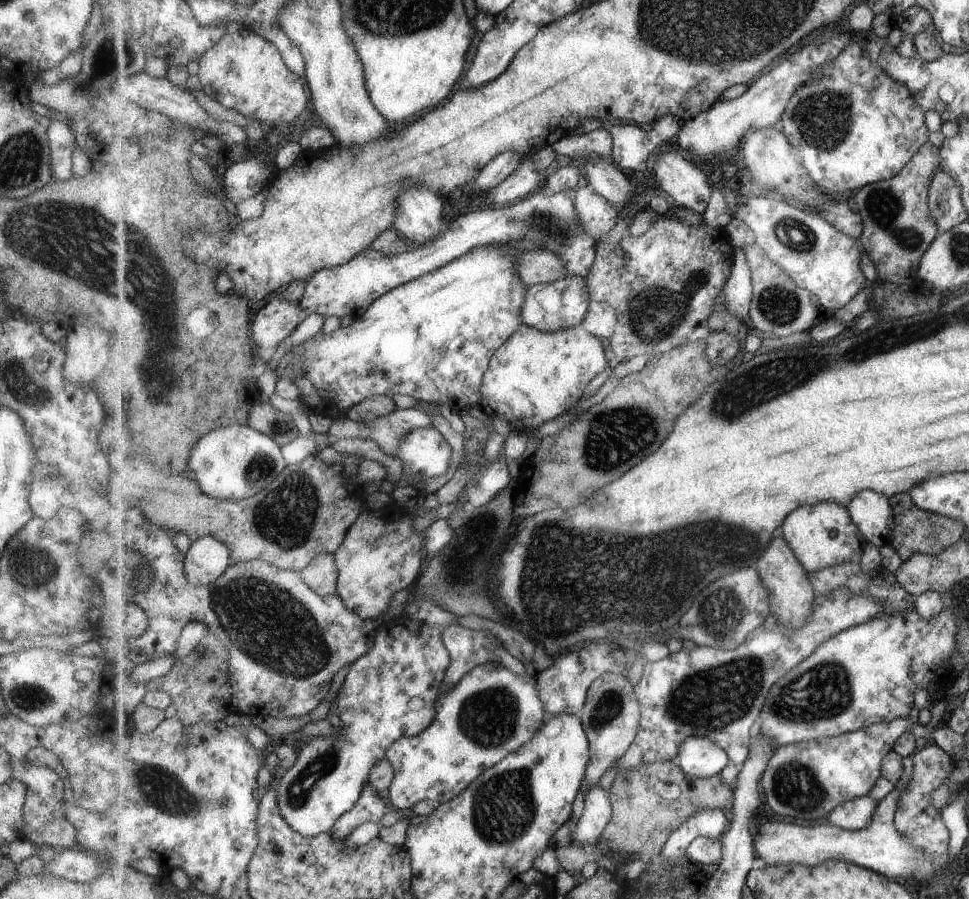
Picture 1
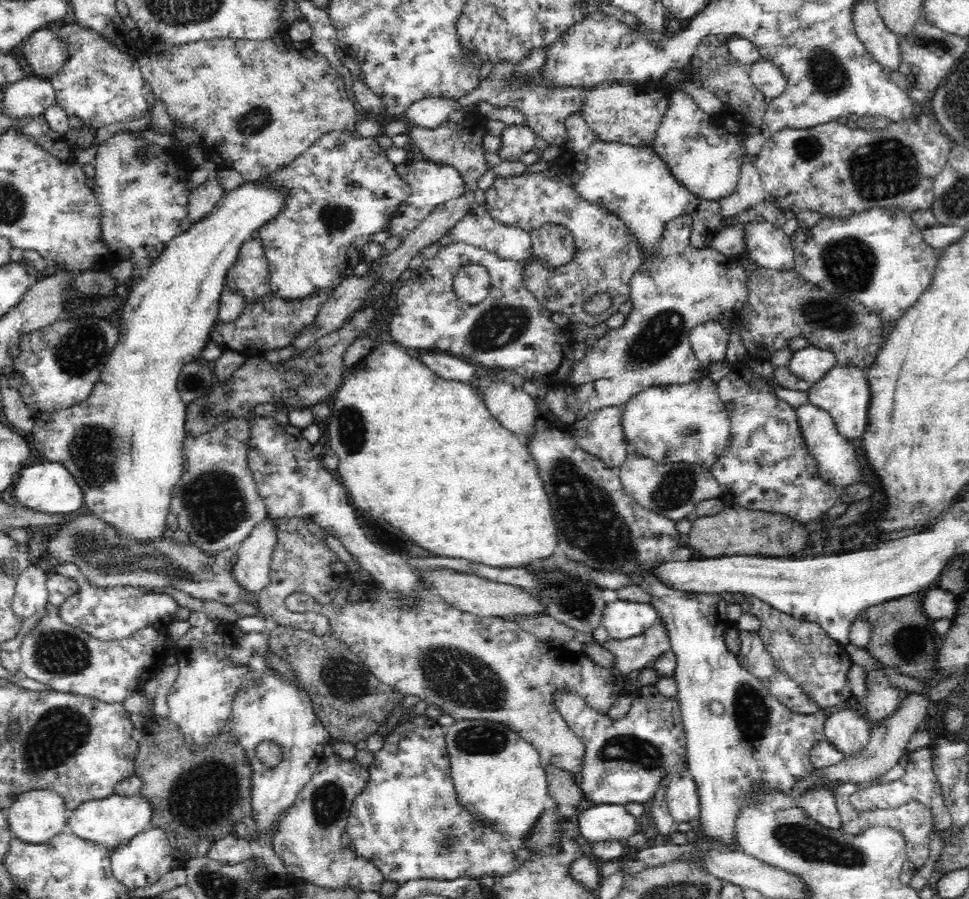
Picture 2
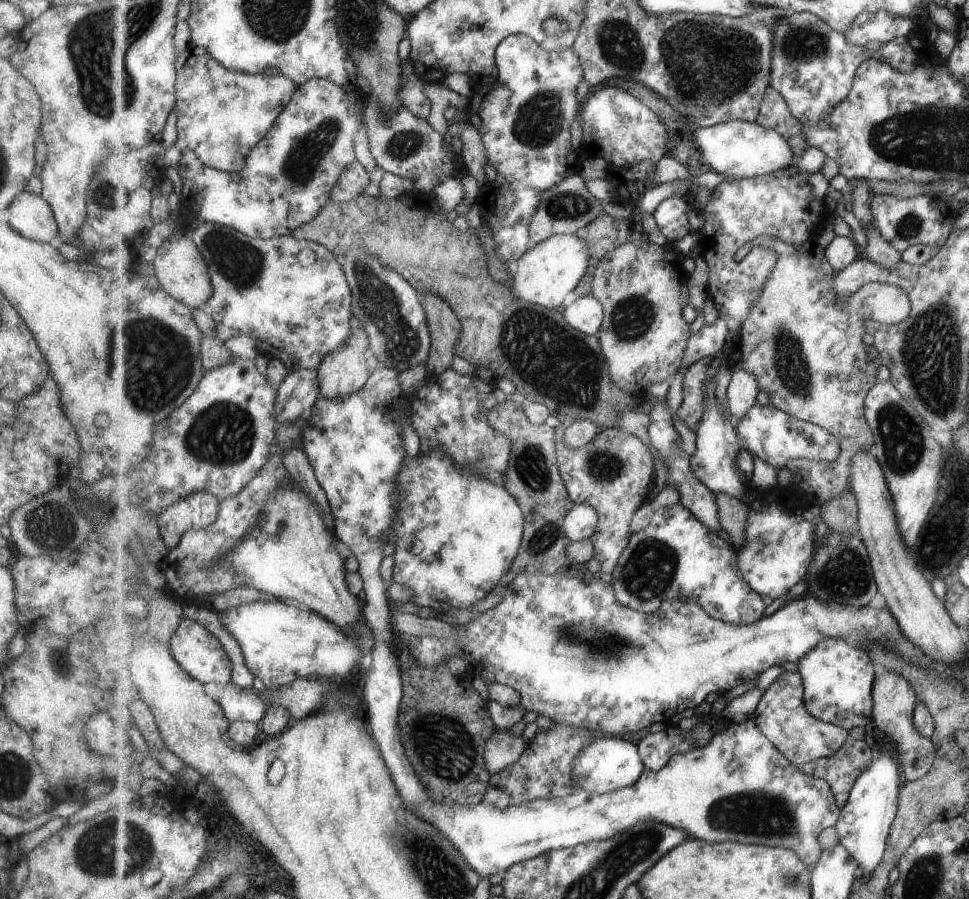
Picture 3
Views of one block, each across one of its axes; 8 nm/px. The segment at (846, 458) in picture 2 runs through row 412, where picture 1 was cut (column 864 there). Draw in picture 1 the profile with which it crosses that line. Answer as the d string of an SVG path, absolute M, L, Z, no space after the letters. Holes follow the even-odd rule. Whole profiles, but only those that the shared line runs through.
M871 794L851 800L847 799L847 802L832 811L828 820L832 825L841 826L845 830L862 831L873 822L880 802Z

